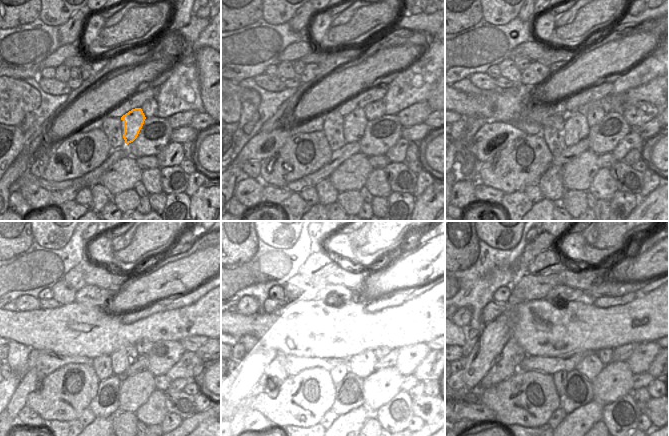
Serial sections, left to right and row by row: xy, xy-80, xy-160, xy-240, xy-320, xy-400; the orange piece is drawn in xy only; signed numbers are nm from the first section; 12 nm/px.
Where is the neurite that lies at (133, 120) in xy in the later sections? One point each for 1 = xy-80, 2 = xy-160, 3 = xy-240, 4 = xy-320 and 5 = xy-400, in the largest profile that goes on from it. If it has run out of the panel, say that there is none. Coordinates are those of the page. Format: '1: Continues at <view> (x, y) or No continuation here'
1: Continues at xy-80 (357, 121)
2: Continues at xy-160 (580, 129)
3: Continues at xy-240 (130, 352)
4: Continues at xy-320 (362, 365)
5: Continues at xy-400 (591, 365).

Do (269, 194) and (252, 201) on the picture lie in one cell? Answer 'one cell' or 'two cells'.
two cells

